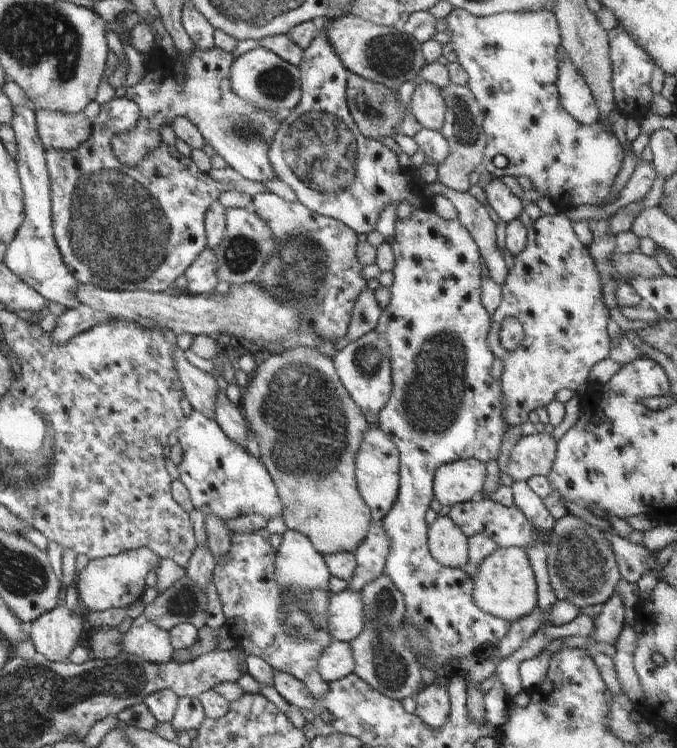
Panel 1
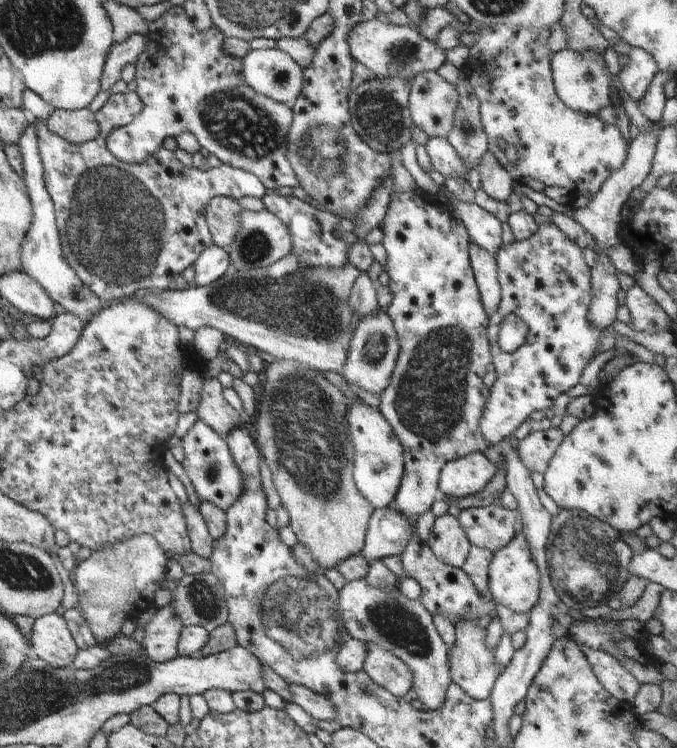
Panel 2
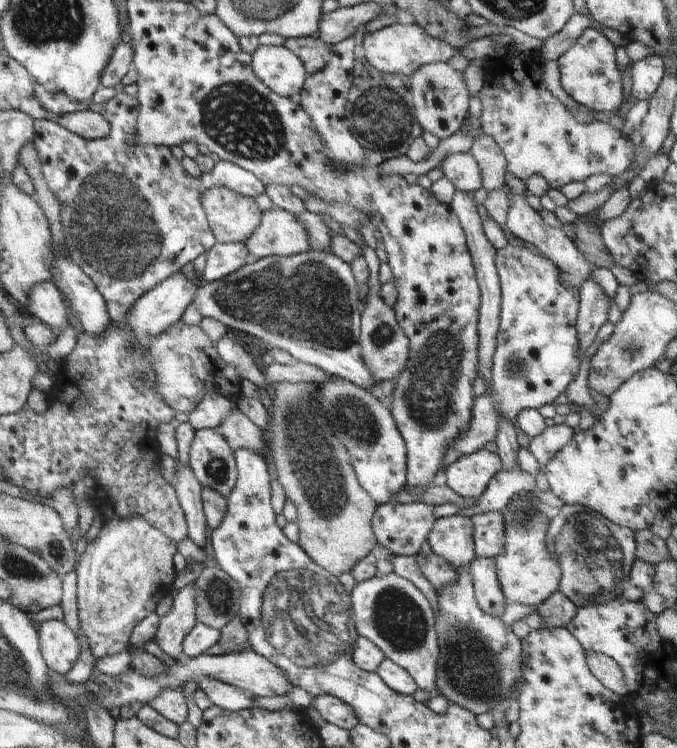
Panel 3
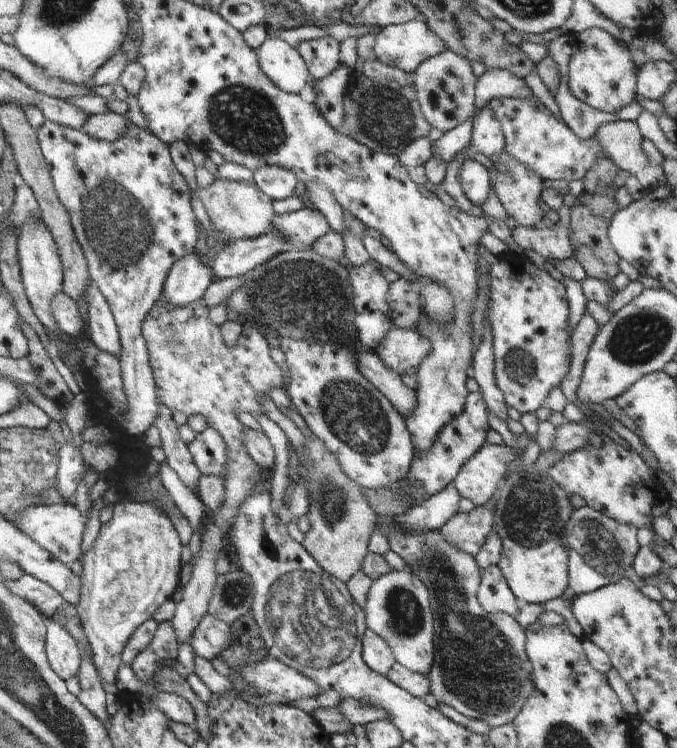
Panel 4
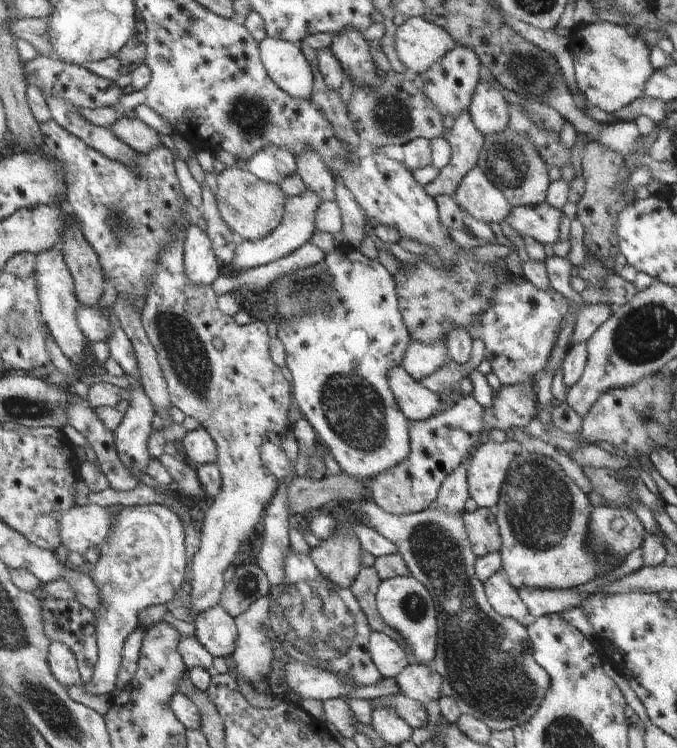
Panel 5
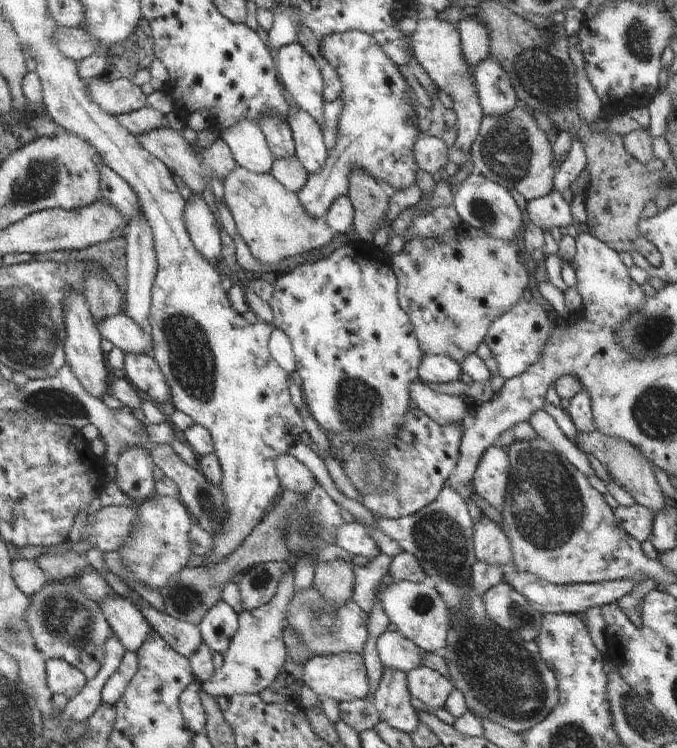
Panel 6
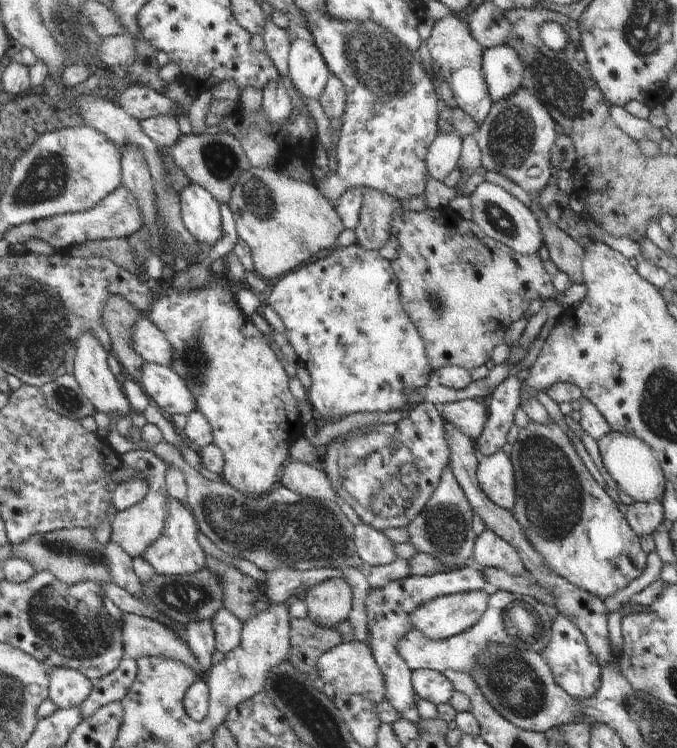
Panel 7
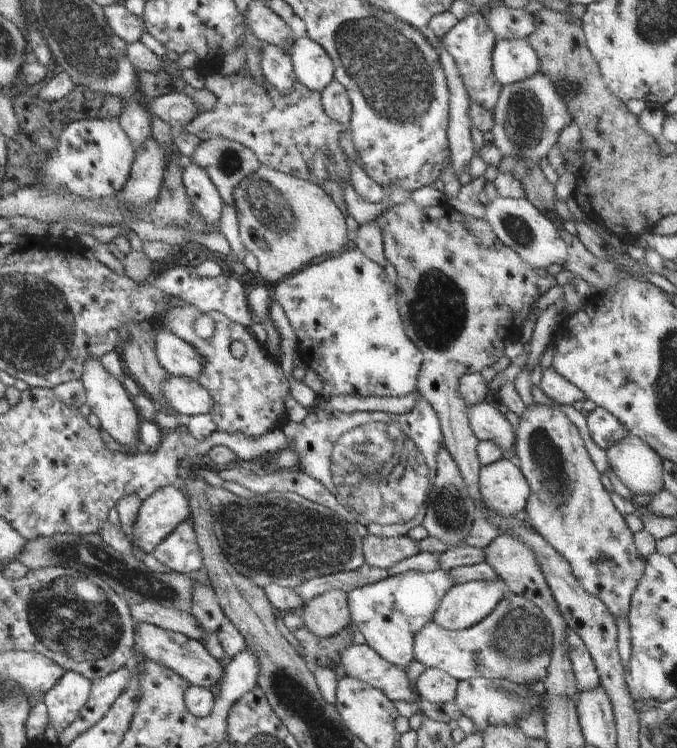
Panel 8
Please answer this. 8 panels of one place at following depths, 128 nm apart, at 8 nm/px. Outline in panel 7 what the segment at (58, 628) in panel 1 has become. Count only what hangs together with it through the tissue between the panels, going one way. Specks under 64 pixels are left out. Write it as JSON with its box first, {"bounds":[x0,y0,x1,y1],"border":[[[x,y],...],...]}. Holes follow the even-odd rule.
{"bounds":[49,667,92,709],"border":[[[50,667],[49,696],[58,709],[80,706],[90,694],[92,683],[89,678],[74,669]]]}

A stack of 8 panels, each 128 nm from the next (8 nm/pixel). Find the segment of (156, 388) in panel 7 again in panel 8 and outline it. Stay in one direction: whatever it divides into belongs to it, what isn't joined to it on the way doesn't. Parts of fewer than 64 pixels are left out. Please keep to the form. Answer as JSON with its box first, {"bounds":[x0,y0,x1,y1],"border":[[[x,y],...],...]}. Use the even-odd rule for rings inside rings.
{"bounds":[162,375,212,415],"border":[[[169,375],[162,384],[162,394],[178,415],[209,414],[212,410],[210,394],[196,380],[186,376]]]}

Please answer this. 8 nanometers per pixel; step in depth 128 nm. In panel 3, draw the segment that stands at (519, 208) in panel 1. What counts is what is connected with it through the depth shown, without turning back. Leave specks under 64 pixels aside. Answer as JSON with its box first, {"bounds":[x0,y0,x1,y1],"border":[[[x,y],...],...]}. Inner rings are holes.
{"bounds":[469,132,507,192],"border":[[[482,132],[476,137],[469,150],[481,170],[482,186],[488,192],[502,189],[505,182],[504,175],[507,170],[507,162],[497,142]]]}

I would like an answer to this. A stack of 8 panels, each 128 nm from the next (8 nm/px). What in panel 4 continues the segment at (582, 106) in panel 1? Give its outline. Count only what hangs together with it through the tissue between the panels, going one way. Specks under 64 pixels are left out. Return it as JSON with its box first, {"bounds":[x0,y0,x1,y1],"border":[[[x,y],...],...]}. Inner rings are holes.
{"bounds":[567,28,640,113],"border":[[[589,28],[579,32],[578,46],[572,46],[572,48],[576,48],[576,50],[574,50],[574,54],[571,54],[568,64],[567,83],[572,94],[578,100],[605,113],[616,113],[631,102],[634,102],[637,95],[637,73],[640,67],[638,68],[634,61],[632,61],[630,49],[628,49],[625,42],[620,42],[615,36],[608,34],[605,30]]]}

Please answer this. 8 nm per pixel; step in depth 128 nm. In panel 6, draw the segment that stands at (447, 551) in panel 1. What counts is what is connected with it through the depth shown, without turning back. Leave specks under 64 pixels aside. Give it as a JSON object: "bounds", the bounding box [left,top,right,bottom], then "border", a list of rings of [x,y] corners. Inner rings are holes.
{"bounds":[473,515,513,567],"border":[[[482,515],[473,526],[473,547],[478,561],[501,567],[513,564],[513,552],[506,533]]]}

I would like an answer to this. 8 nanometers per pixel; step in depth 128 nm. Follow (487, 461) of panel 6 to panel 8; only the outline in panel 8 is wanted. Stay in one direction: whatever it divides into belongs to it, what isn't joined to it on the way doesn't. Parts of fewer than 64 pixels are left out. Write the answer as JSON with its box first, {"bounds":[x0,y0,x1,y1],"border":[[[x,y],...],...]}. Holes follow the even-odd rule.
{"bounds":[479,459,530,516],"border":[[[501,459],[495,464],[481,466],[479,486],[482,504],[490,512],[500,516],[522,516],[530,490],[514,460]]]}

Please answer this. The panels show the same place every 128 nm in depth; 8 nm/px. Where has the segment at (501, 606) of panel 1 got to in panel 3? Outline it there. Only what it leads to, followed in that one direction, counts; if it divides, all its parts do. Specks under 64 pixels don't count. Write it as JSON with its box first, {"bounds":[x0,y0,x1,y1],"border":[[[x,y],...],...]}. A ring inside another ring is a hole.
{"bounds":[494,495,561,606],"border":[[[516,495],[501,510],[505,520],[505,545],[504,552],[494,559],[498,582],[508,602],[526,606],[541,605],[553,592],[558,591],[561,579],[558,554],[552,554],[545,543],[550,520],[532,502],[533,498]]]}

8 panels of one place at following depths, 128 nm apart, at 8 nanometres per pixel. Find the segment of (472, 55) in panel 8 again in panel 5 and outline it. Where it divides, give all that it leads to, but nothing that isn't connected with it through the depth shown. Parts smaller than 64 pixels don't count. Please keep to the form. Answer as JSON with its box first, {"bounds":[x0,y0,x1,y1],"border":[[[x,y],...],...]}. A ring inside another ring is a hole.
{"bounds":[396,16,485,198],"border":[[[423,16],[409,17],[396,31],[396,52],[400,60],[421,75],[456,45],[444,28],[426,21]],[[463,110],[455,118],[454,125],[445,138],[451,148],[450,162],[434,181],[423,186],[432,198],[438,194],[448,194],[453,198],[460,181],[477,165],[478,154],[485,143],[484,137],[473,125],[468,110]]]}

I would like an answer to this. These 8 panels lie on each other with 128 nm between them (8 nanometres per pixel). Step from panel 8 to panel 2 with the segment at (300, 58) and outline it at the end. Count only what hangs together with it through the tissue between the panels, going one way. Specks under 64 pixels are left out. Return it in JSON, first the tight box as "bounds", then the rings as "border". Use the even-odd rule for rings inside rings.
{"bounds":[241,49,303,104],"border":[[[251,49],[241,64],[245,83],[258,94],[288,104],[300,96],[303,68],[283,50]]]}

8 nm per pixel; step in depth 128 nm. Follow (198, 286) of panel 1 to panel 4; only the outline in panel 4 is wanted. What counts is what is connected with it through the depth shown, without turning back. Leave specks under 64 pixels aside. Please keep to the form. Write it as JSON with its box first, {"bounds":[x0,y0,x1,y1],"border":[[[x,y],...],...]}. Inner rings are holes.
{"bounds":[211,229,288,279],"border":[[[274,229],[251,239],[238,239],[224,245],[214,256],[211,271],[220,279],[245,276],[268,262],[272,257],[288,250],[283,236]]]}

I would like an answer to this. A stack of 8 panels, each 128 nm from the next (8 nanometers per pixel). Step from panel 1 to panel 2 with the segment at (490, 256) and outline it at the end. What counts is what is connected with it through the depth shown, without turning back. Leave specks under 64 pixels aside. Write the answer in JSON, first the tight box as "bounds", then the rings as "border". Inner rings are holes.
{"bounds":[448,194,502,258],"border":[[[450,194],[448,197],[454,213],[466,227],[471,240],[494,258],[502,246],[501,222],[476,203],[465,203]]]}

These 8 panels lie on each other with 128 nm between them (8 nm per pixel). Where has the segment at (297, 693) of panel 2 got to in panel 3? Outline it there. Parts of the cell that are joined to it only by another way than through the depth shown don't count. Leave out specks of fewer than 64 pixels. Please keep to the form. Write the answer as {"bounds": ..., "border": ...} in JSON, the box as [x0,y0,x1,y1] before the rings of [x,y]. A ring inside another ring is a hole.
{"bounds":[311,695,360,731],"border":[[[320,695],[311,703],[320,712],[320,716],[328,723],[351,731],[360,724],[354,709],[344,701],[332,695]]]}

